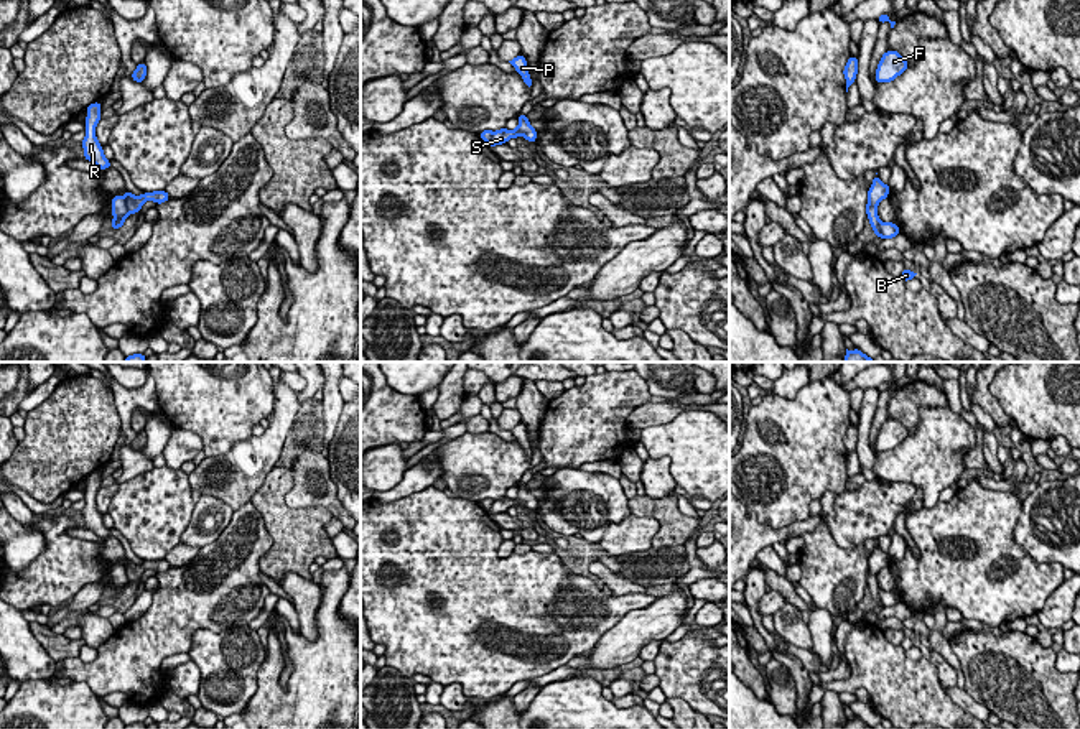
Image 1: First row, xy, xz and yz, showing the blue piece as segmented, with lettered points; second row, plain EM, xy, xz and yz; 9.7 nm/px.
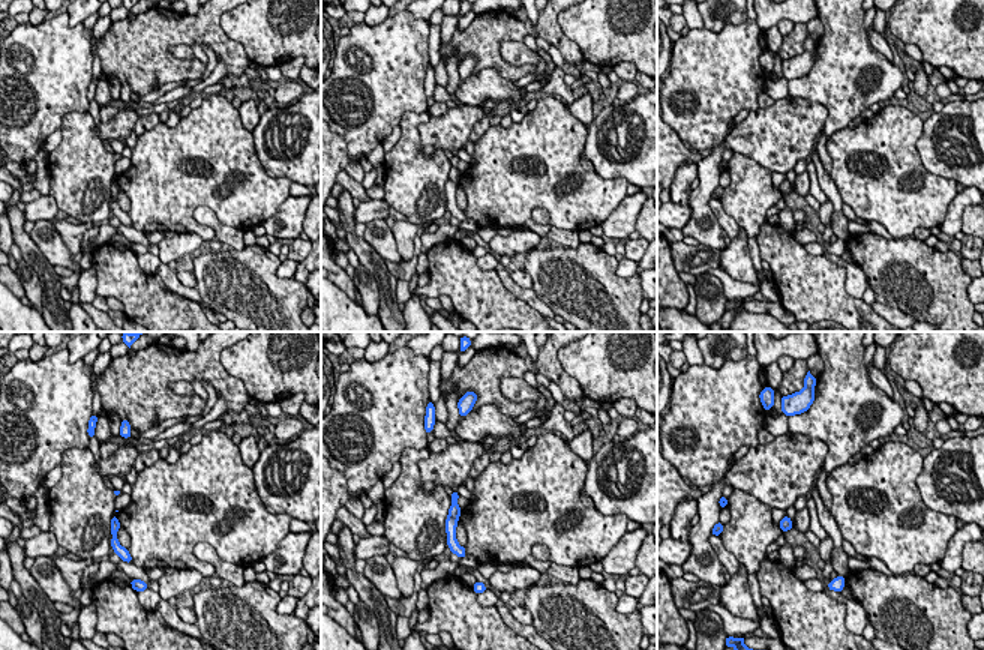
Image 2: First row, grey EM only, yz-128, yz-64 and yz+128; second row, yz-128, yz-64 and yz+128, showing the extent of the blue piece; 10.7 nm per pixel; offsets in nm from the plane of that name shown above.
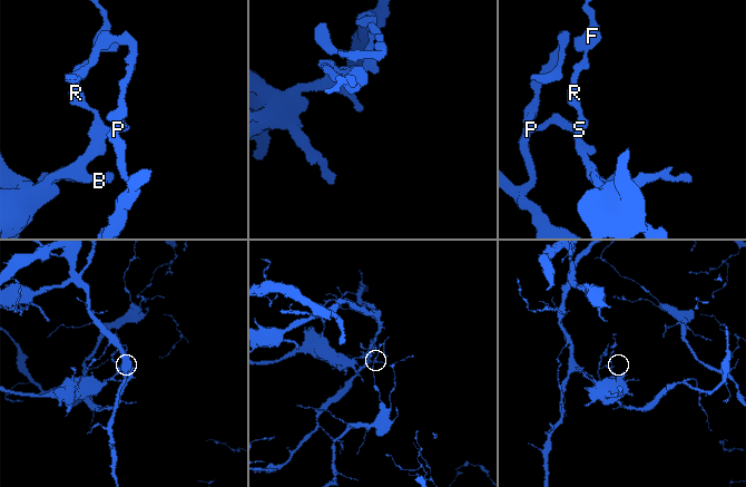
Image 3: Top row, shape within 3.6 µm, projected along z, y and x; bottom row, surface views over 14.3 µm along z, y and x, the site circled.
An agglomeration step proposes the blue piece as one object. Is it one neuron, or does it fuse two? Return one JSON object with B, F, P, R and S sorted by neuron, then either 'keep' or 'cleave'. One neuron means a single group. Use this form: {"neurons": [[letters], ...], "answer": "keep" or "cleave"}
{"neurons": [["B"], ["F", "P", "R", "S"]], "answer": "cleave"}

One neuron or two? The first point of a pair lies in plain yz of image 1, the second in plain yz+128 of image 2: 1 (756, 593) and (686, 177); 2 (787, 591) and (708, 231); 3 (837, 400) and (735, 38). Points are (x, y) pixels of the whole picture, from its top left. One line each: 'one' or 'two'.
1: one
2: two
3: one

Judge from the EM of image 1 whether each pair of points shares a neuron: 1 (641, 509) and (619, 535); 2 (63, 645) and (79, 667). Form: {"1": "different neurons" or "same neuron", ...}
{"1": "different neurons", "2": "different neurons"}

